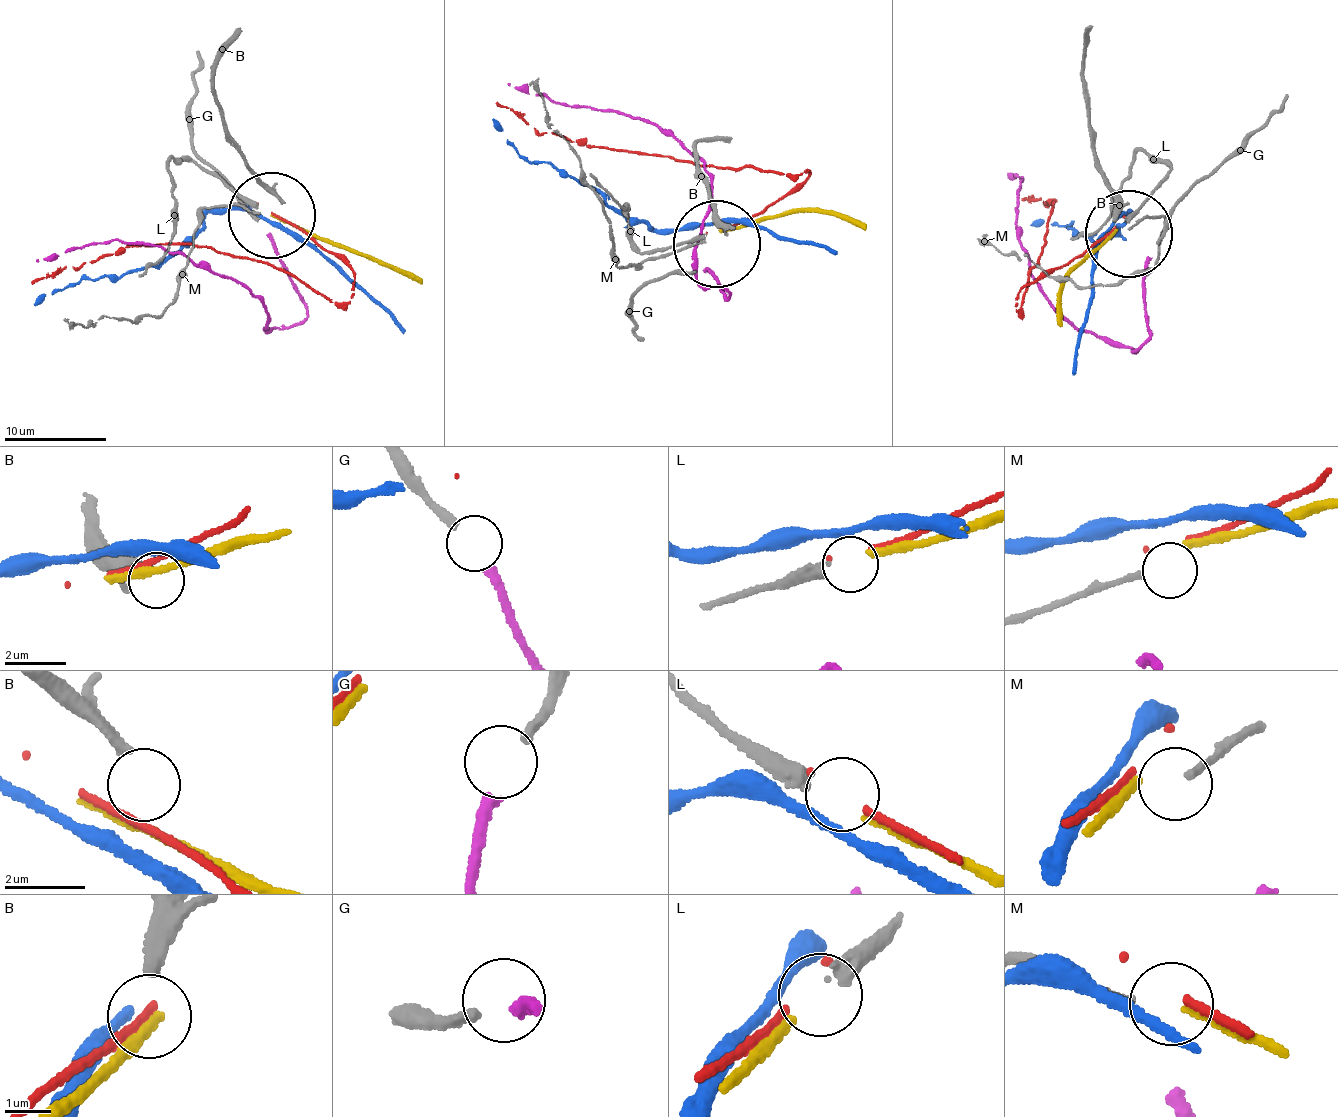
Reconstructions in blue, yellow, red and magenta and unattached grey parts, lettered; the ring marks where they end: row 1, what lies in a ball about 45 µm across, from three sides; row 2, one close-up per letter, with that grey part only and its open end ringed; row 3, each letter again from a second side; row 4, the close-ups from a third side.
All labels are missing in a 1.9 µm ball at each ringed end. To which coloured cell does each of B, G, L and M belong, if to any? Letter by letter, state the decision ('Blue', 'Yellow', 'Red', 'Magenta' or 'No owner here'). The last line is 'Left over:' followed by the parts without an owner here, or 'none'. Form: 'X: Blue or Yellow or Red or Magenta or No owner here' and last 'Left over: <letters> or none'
B: No owner here
G: Magenta
L: Yellow
M: No owner here
Left over: B, M

